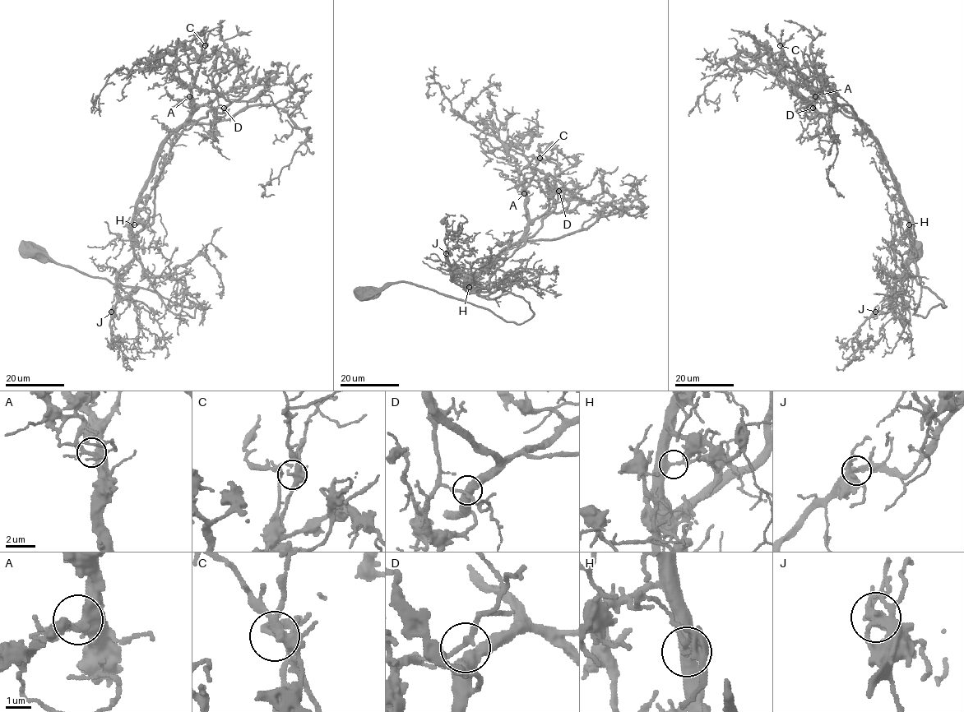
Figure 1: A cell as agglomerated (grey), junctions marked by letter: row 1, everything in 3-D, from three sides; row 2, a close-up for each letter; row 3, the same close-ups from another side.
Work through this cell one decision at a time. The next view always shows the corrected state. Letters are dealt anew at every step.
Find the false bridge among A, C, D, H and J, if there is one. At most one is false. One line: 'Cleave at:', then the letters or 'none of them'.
Cleave at: none of them

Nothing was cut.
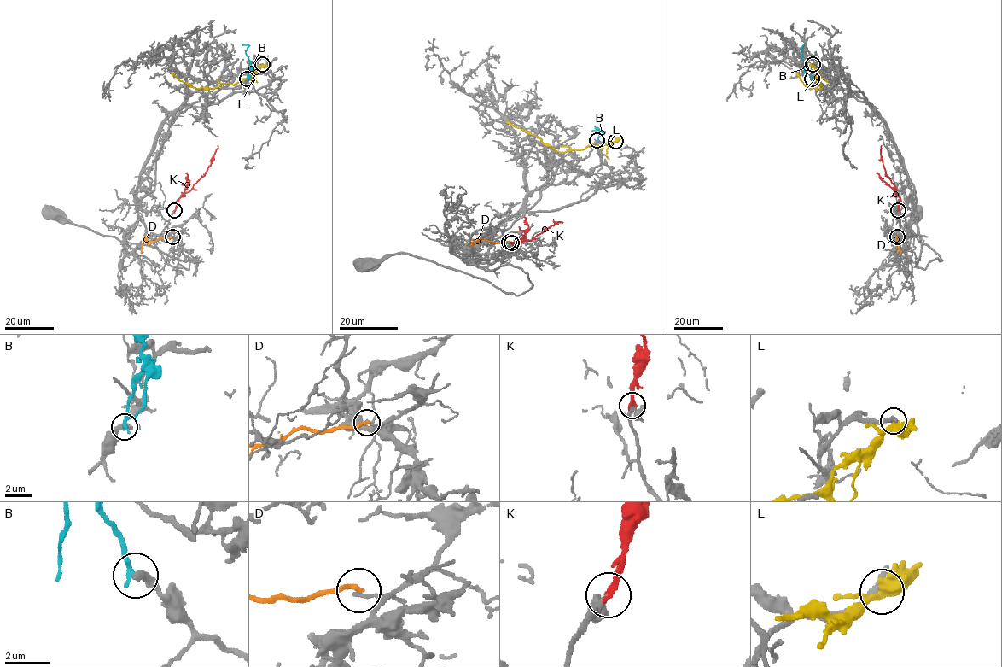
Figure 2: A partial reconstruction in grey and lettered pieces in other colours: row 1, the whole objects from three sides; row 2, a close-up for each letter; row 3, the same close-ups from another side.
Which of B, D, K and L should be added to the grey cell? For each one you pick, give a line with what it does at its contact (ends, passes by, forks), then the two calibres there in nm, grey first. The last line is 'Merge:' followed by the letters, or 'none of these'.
Merge: none of these

